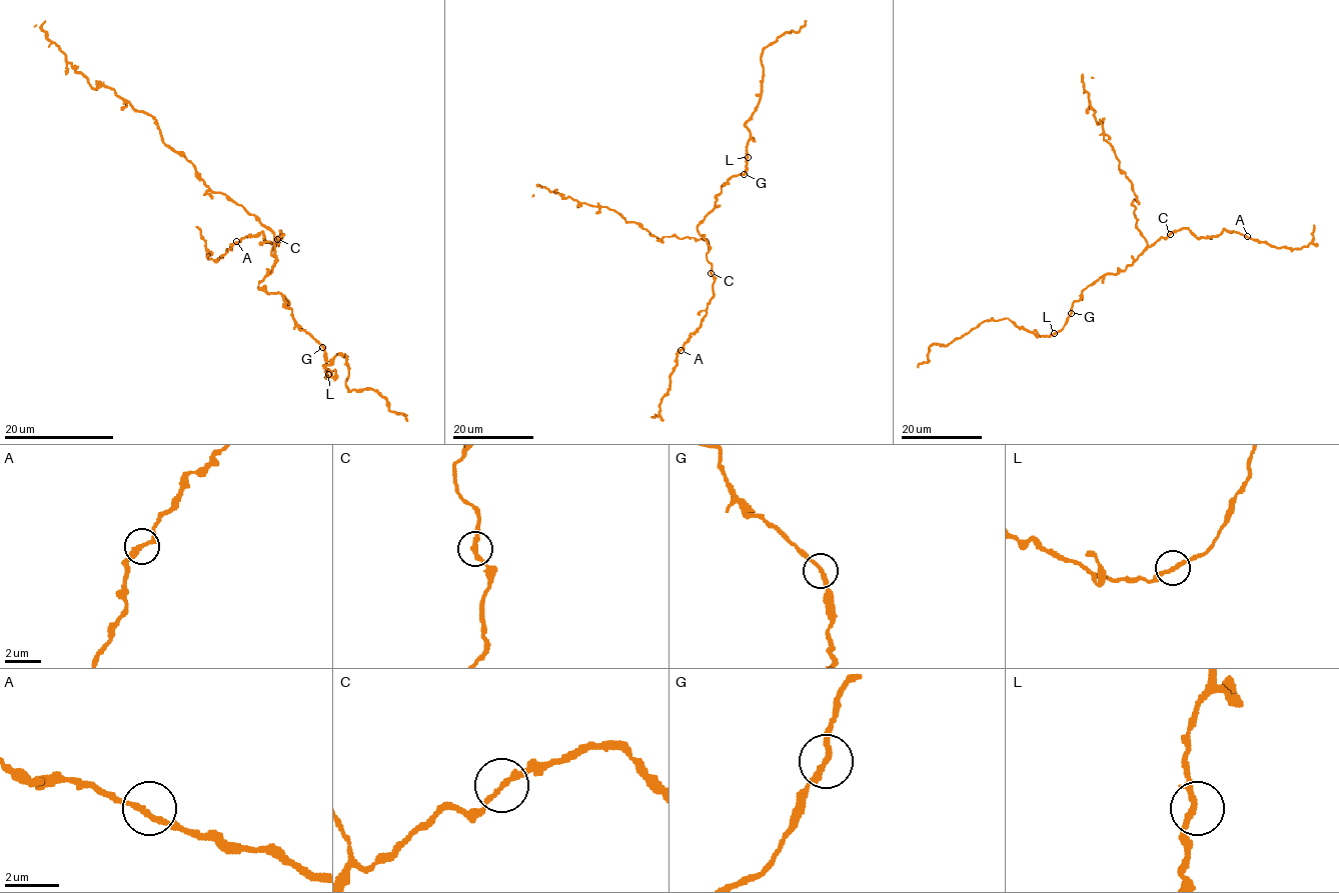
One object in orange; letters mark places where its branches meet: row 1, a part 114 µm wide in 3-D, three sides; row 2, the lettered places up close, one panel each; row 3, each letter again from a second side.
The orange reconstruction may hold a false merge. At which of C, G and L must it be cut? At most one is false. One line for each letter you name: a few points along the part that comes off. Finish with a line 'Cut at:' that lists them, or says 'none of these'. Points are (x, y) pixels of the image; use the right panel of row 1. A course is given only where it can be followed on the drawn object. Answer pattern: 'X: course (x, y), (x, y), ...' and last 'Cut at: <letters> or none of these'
Cut at: none of these

